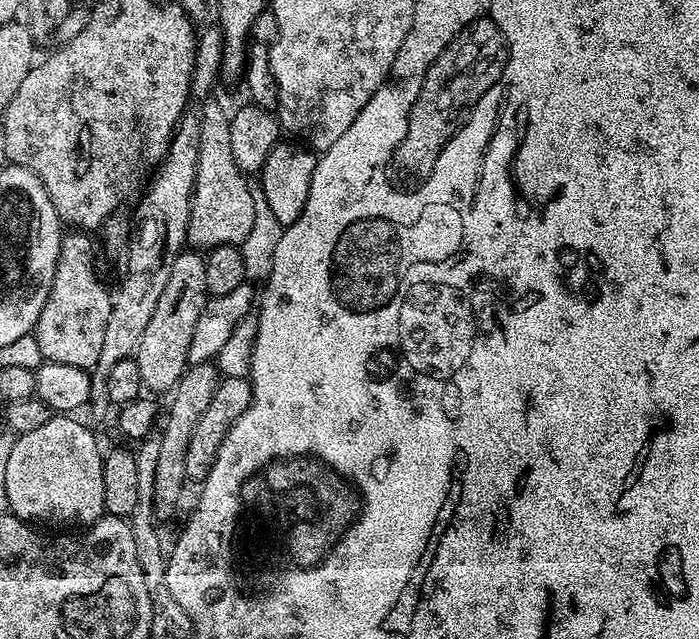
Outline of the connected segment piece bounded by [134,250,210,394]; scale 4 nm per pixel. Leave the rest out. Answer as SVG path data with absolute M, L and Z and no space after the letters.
M185 250L174 258L174 266L170 270L170 279L167 280L162 295L158 298L158 306L154 306L154 315L142 333L140 345L136 347L134 359L138 362L138 374L141 385L152 392L171 393L180 380L184 369L189 367L188 355L190 354L190 338L194 338L194 326L198 326L198 314L202 314L204 303L210 299L206 290L205 257L196 250Z

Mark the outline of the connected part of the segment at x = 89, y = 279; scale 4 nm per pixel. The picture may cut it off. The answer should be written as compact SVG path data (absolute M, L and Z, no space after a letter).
M72 230L68 233L61 235L60 237L60 253L58 254L58 266L54 270L54 282L50 286L50 294L46 298L46 306L42 306L42 314L38 314L38 322L36 323L34 334L38 338L38 347L42 349L45 361L50 363L66 363L68 366L76 366L85 370L92 370L99 365L100 355L102 354L102 341L106 334L106 322L110 322L110 306L112 305L112 292L110 288L100 281L100 276L96 273L96 252L98 256L98 248L92 245L92 240L87 231L84 230Z

